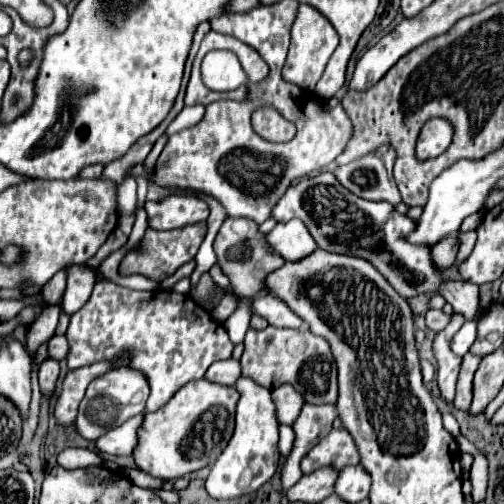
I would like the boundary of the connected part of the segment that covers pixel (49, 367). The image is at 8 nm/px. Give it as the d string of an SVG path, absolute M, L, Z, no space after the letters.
M46 357L46 359L40 363L40 367L38 367L40 391L46 393L46 395L52 395L52 393L54 393L54 387L56 387L56 381L58 381L58 375L60 375L58 361L52 359L52 357Z

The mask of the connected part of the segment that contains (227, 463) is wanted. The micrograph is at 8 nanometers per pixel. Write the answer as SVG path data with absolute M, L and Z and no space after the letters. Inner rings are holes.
M240 377L236 381L236 389L240 393L236 411L236 429L230 443L212 465L212 471L206 479L206 491L214 499L234 499L246 493L254 493L258 487L262 487L266 481L272 479L280 461L278 451L280 421L276 417L276 405L270 399L270 389L258 385L254 379L248 377ZM248 471L252 473L252 479L248 485L242 485L242 477Z

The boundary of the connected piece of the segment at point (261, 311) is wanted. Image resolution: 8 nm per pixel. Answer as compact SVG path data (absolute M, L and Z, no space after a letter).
M272 295L256 297L256 315L262 315L274 327L294 327L294 329L298 329L304 323L284 301L280 301Z

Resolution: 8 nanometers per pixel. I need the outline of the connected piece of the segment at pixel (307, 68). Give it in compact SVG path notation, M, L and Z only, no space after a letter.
M300 3L296 21L292 25L292 41L290 41L288 59L286 59L286 65L282 71L284 79L290 83L296 83L308 91L314 91L314 85L322 77L322 71L336 47L338 47L338 35L336 35L336 29L332 27L332 23L312 5Z

